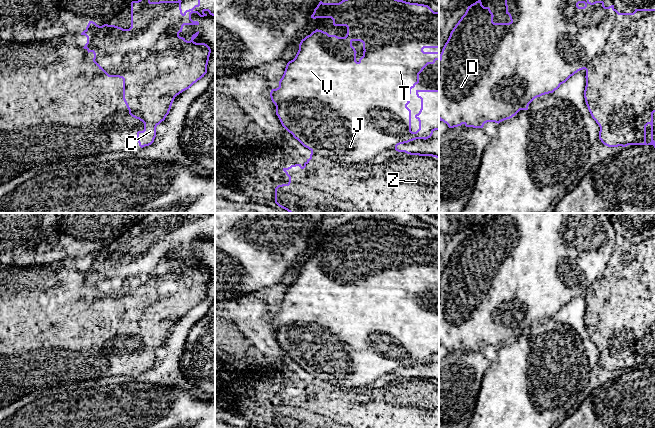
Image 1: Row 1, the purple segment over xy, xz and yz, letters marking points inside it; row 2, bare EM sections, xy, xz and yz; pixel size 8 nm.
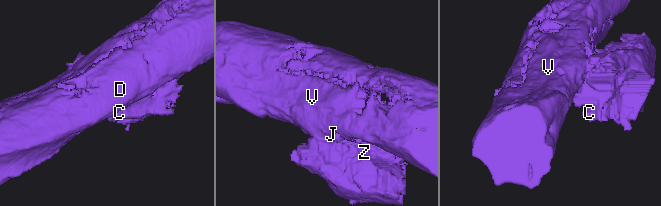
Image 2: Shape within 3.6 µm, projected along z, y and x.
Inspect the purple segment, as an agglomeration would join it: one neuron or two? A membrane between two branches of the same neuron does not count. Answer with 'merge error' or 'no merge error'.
merge error

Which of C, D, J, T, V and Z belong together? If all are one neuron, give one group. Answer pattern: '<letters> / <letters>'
C Z / D J T V

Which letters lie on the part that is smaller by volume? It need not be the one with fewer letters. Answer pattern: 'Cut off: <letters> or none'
Cut off: C, Z

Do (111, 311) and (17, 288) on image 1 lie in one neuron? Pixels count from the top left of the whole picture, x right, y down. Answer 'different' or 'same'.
same

